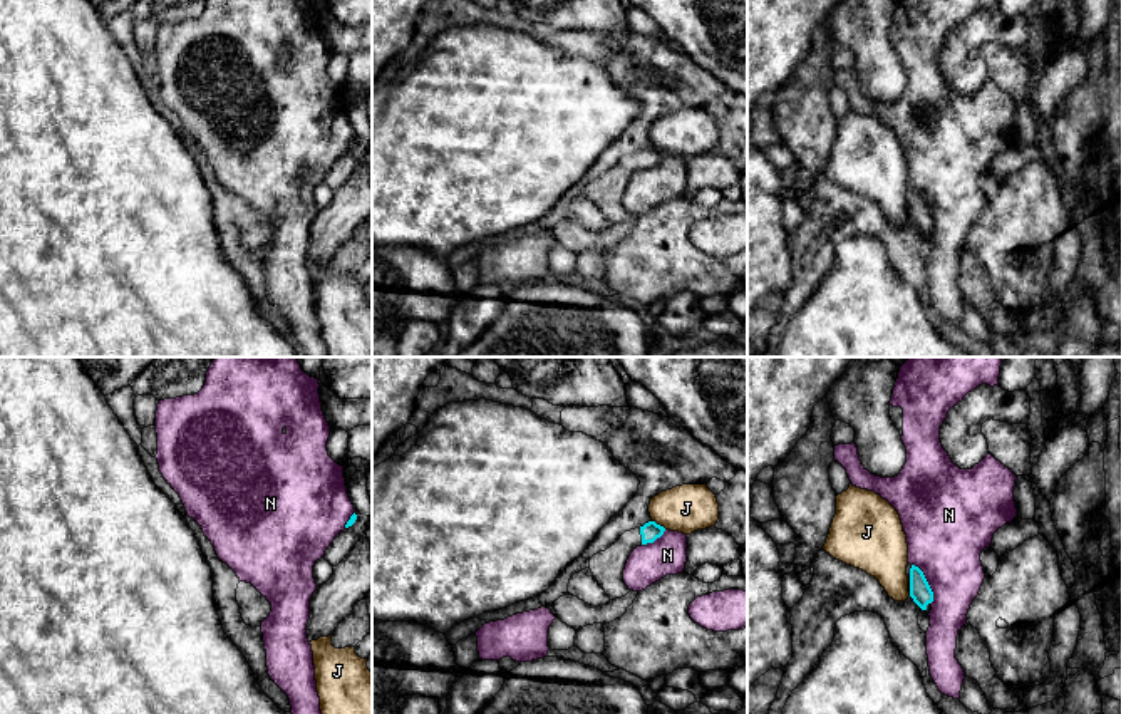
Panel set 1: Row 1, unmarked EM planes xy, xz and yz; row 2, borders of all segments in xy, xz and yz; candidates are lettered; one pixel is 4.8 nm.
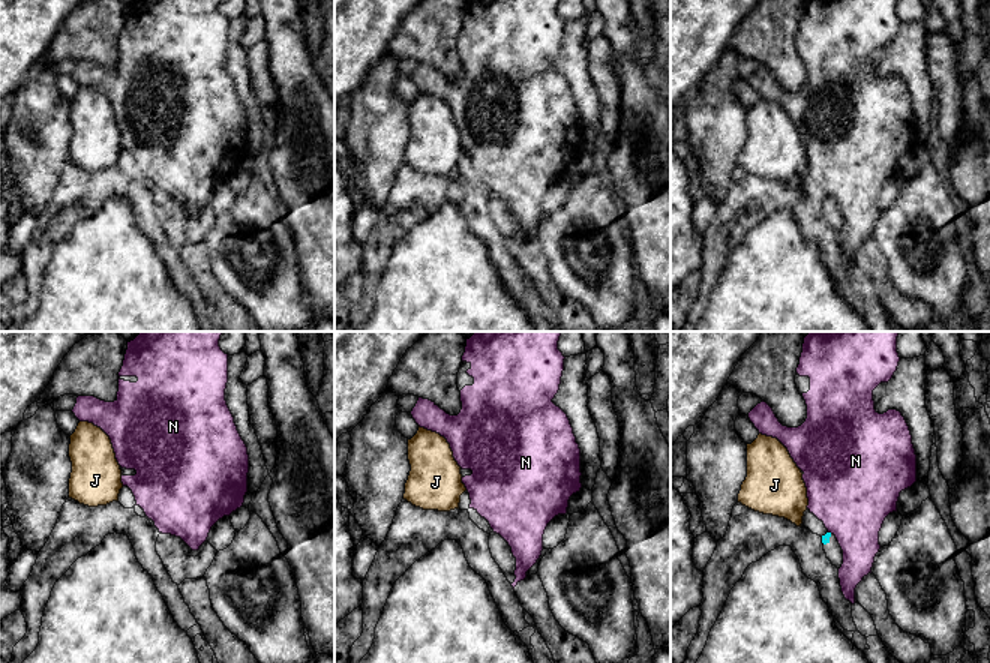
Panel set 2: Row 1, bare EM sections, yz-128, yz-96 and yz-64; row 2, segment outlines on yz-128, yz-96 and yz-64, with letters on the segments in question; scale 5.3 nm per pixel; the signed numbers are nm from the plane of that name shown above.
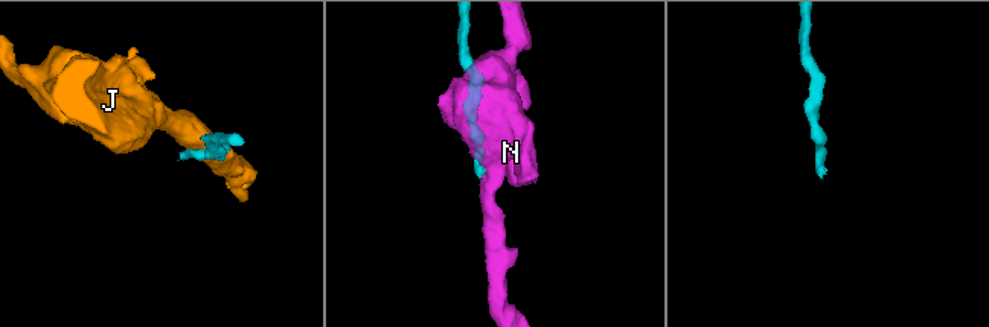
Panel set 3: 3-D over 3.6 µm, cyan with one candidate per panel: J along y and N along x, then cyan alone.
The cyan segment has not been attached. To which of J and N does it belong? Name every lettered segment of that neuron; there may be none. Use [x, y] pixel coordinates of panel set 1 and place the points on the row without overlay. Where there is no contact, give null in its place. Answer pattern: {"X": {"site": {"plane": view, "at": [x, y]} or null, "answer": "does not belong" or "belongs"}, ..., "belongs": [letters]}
{"J": {"site": {"plane": "xz", "at": [659, 150]}, "answer": "does not belong"}, "N": {"site": {"plane": "yz", "at": [927, 206]}, "answer": "does not belong"}, "belongs": []}

